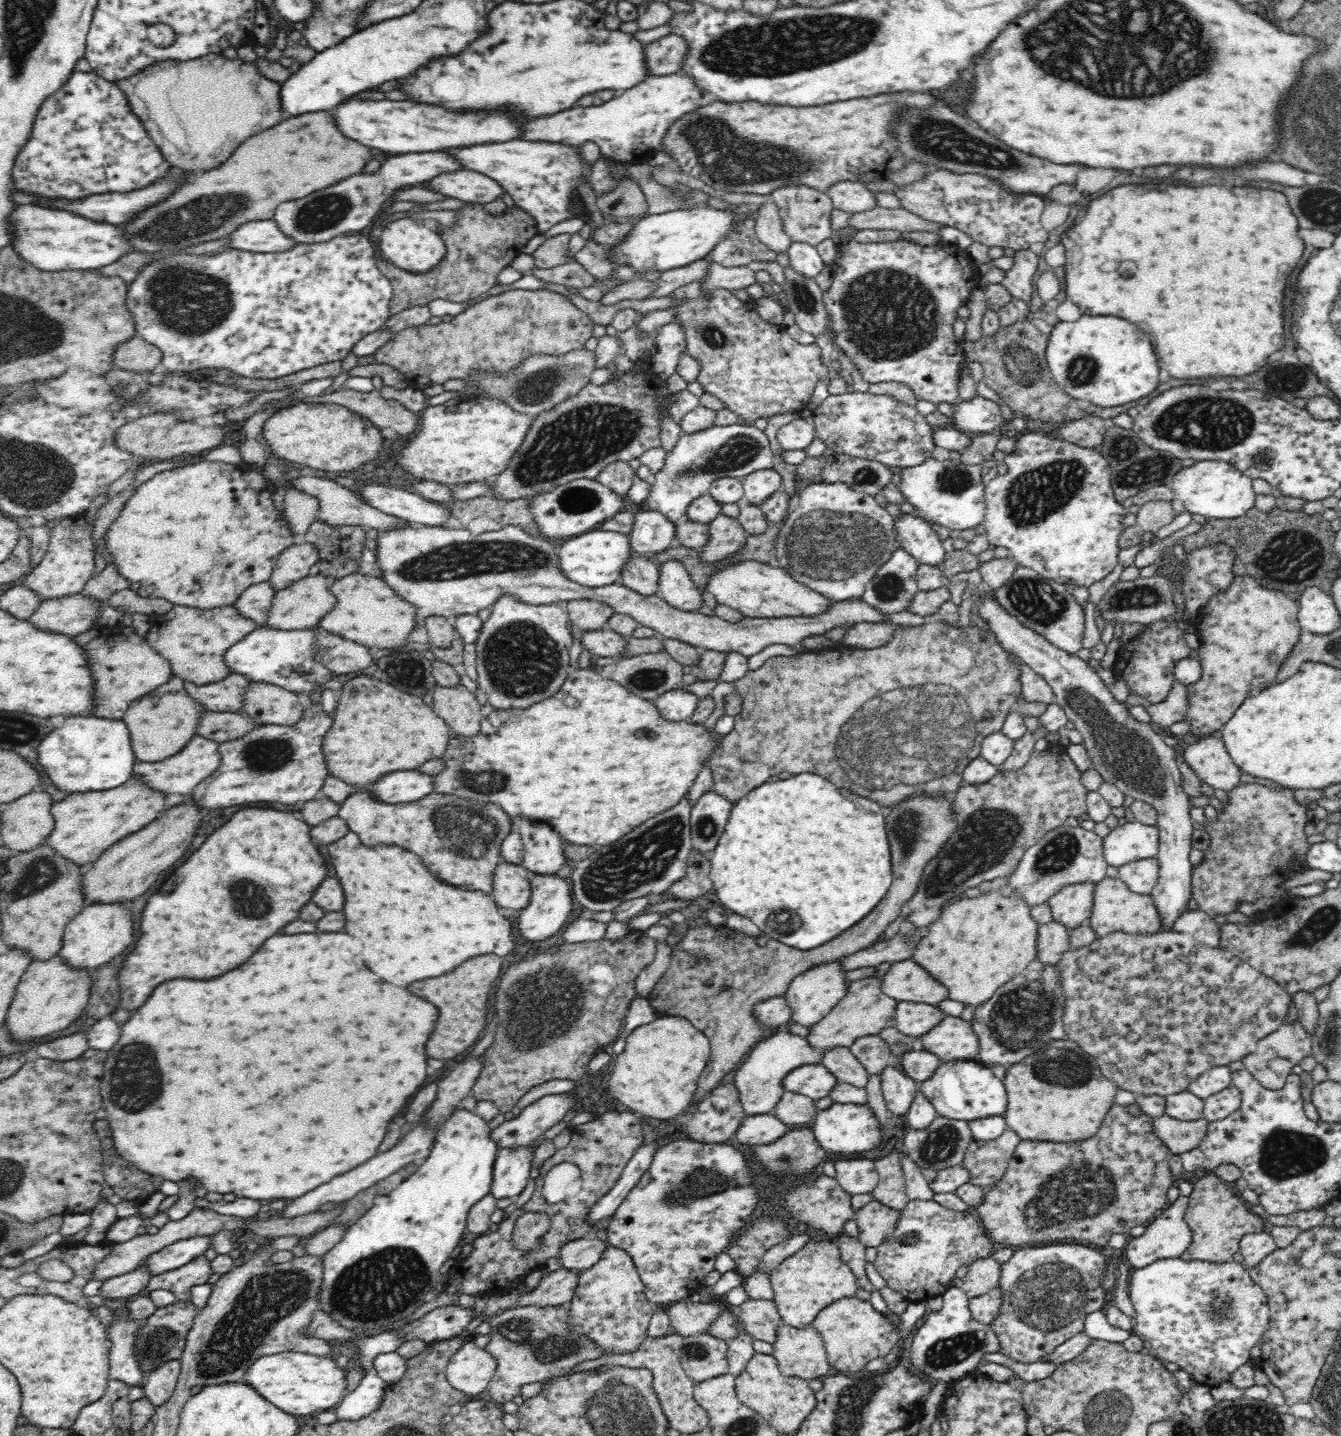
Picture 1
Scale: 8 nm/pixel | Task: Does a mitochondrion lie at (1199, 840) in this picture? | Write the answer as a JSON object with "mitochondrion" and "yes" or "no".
{"mitochondrion":"no"}

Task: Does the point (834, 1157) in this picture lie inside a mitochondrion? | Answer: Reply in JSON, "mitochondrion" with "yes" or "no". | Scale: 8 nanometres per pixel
{"mitochondrion":"no"}

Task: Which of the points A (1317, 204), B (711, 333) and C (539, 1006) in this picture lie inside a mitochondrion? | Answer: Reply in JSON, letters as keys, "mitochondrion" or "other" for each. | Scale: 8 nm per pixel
{"A":"mitochondrion","B":"mitochondrion","C":"mitochondrion"}

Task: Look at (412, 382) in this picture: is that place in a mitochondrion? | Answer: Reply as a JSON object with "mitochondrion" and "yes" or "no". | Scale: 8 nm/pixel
{"mitochondrion":"no"}

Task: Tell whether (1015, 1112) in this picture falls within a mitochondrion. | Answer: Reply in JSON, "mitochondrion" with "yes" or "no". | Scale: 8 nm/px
{"mitochondrion":"no"}

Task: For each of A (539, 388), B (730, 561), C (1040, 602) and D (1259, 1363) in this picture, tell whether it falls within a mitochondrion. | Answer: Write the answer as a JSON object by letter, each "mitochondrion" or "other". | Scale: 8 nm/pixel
{"A":"mitochondrion","B":"other","C":"mitochondrion","D":"other"}

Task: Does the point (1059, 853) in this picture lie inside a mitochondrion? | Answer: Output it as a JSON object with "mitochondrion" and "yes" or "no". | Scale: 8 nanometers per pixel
{"mitochondrion":"yes"}

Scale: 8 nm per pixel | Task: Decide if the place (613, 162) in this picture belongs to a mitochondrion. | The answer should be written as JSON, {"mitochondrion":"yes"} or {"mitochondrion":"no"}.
{"mitochondrion":"no"}

